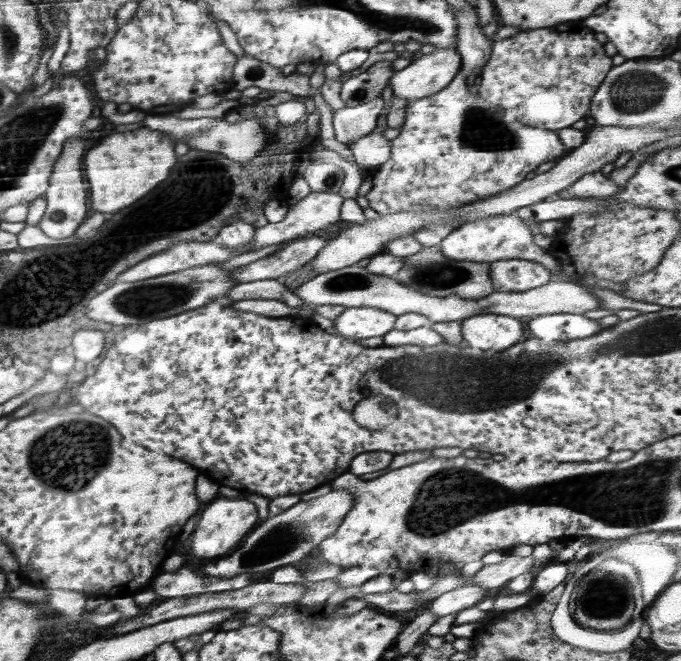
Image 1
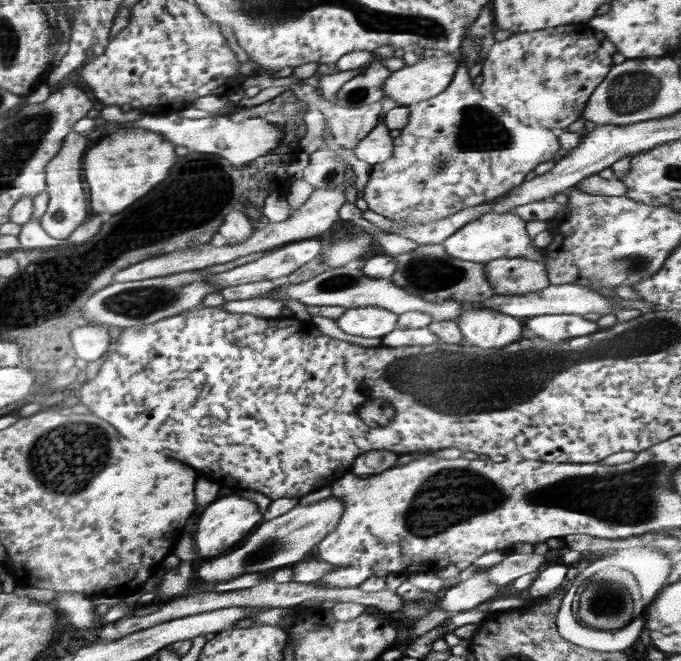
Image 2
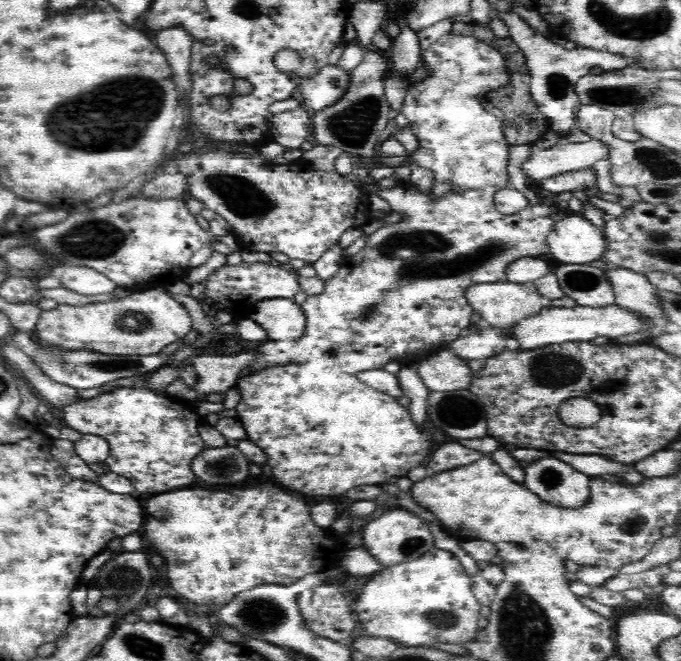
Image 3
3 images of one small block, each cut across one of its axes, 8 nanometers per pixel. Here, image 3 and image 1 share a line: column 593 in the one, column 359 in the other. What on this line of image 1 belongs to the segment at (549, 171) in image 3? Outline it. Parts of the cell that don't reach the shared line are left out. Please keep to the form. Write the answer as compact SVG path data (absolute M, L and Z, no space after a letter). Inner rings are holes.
M388 84L382 90L381 97L384 100L384 108L380 112L377 128L349 146L354 160L369 171L384 164L391 155L390 140L384 137L382 131L387 127L388 108L390 108L393 96L391 85Z

